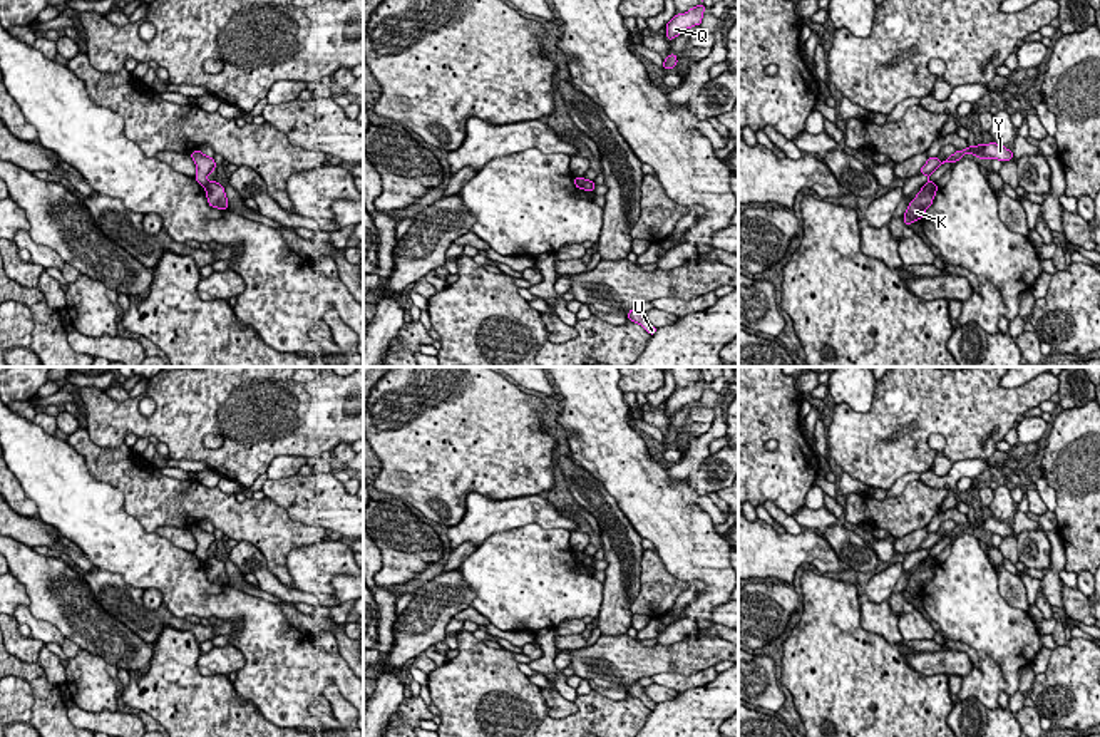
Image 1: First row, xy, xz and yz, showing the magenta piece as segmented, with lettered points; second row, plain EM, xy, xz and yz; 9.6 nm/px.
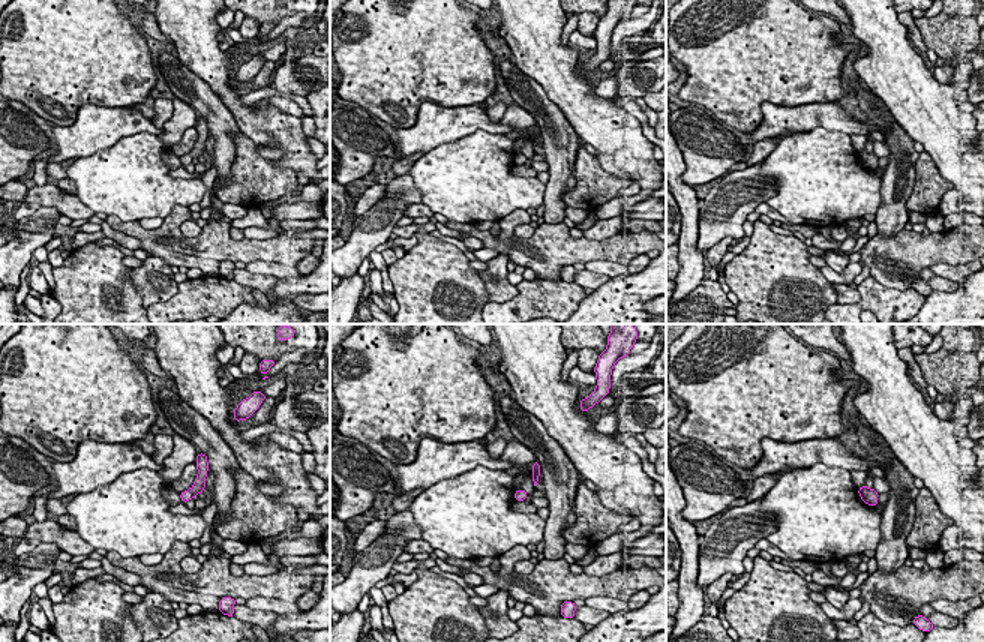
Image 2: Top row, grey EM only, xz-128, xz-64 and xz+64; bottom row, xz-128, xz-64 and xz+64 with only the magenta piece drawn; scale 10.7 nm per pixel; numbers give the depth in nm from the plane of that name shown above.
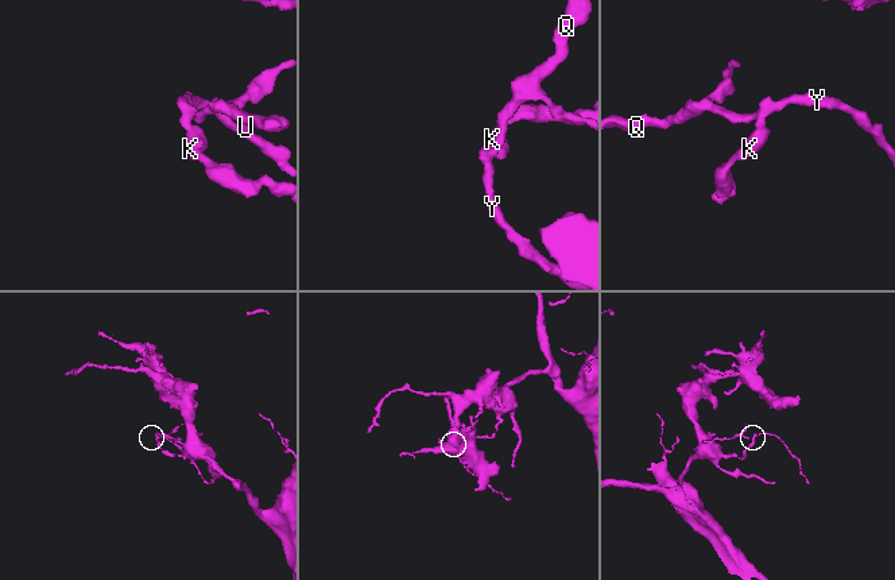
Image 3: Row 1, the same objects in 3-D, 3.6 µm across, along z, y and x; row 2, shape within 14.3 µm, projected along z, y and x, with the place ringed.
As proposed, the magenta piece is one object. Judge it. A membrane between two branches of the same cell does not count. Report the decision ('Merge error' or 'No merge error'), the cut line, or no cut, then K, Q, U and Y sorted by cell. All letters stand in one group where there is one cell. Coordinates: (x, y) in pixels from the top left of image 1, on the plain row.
Merge error. Split along yz (931, 558), (925, 561). Groups: K / Q U Y

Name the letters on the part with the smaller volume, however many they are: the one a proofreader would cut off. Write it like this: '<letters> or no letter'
Q, U, Y

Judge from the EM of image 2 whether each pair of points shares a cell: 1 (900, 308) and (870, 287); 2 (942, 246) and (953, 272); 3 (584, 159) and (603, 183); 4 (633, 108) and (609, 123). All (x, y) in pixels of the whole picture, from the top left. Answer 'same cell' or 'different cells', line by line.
1: same cell
2: different cells
3: same cell
4: different cells

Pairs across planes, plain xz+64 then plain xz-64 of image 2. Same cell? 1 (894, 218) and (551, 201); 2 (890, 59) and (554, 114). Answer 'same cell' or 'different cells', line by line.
1: same cell
2: different cells

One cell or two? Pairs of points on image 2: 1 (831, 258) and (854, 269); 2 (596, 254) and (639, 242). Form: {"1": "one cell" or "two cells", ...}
{"1": "two cells", "2": "one cell"}

